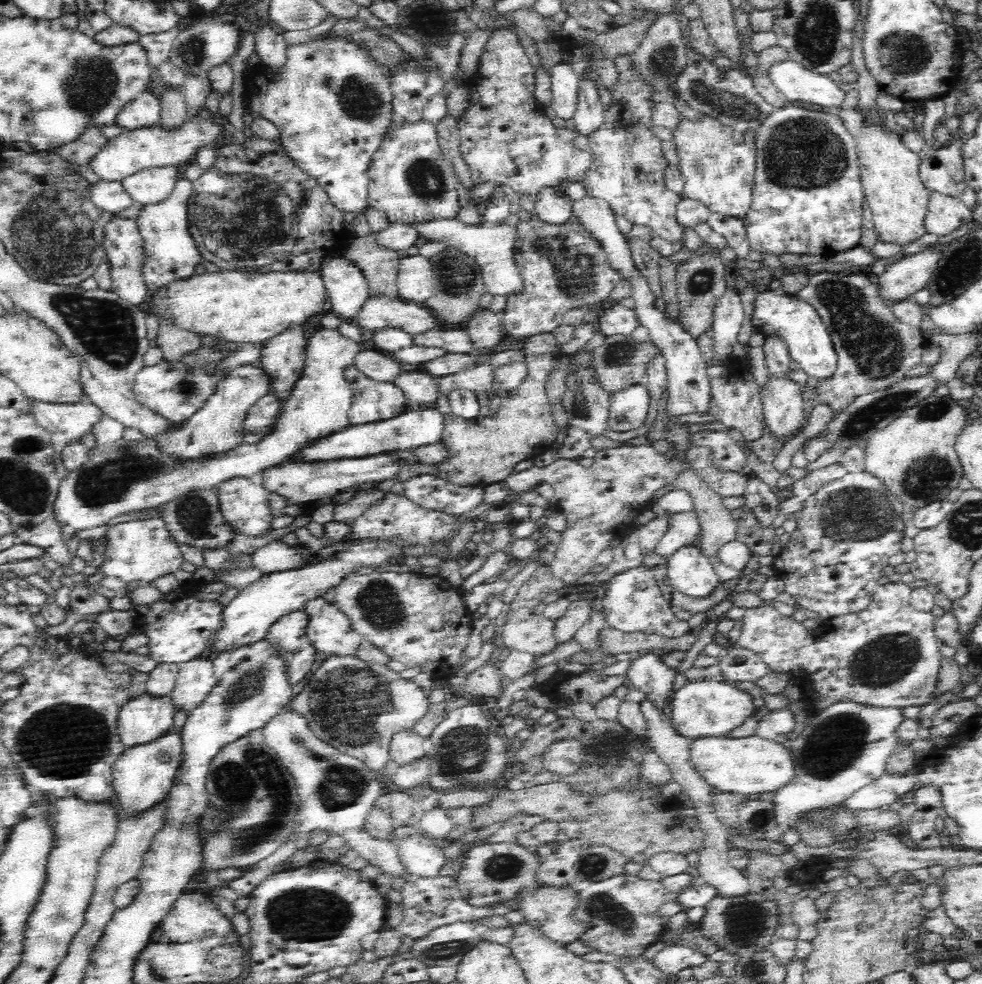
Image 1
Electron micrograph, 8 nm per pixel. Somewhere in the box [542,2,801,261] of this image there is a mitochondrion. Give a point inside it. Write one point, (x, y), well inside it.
(723, 102)

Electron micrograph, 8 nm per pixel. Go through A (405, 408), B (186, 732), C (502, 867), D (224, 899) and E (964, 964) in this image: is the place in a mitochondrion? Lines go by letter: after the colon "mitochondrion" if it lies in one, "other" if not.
A: other
B: other
C: mitochondrion
D: other
E: other

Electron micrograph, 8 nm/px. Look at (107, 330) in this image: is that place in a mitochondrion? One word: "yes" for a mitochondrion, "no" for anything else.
yes

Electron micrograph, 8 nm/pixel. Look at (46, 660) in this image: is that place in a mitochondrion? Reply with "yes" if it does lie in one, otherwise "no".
no

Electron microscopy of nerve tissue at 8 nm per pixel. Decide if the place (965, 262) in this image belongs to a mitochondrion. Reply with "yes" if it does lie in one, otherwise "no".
yes

